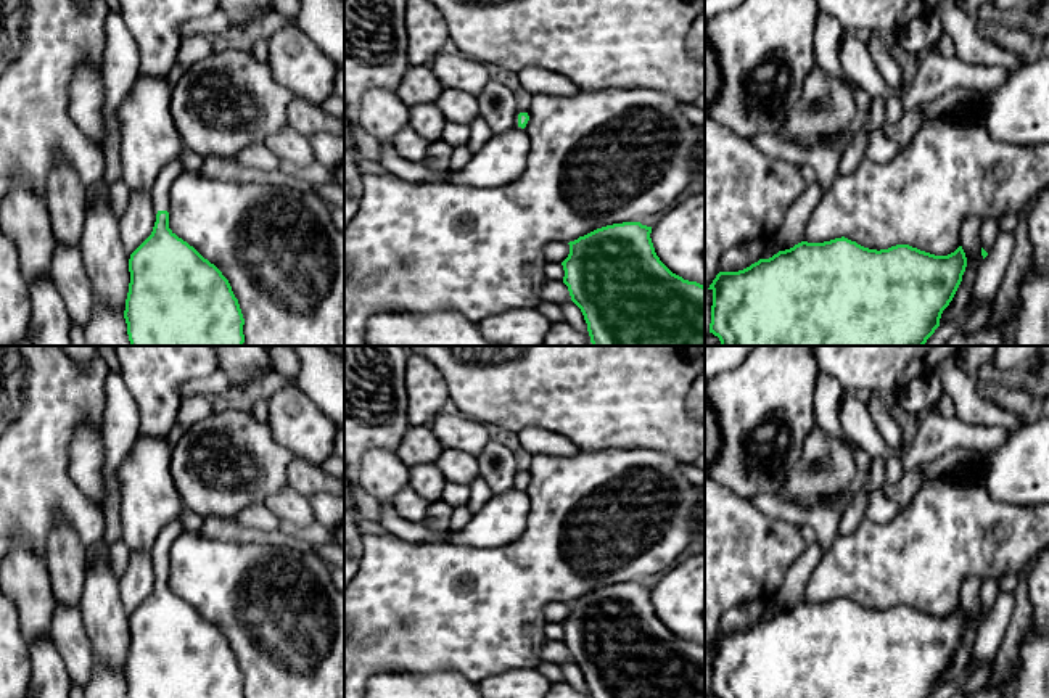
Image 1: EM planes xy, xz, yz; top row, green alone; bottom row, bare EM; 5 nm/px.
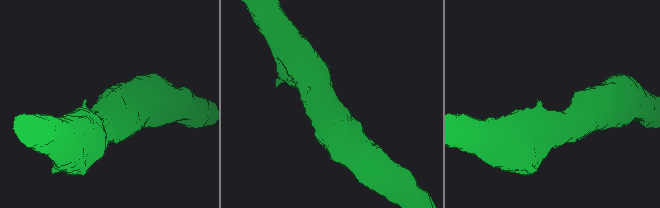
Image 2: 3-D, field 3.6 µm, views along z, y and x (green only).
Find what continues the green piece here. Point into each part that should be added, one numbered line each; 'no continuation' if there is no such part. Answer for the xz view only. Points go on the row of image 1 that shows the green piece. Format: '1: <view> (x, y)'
no continuation

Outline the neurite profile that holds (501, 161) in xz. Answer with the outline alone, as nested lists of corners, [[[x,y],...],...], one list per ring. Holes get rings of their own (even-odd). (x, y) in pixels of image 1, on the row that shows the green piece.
[[[515,127],[505,133],[496,133],[460,169],[452,183],[473,187],[504,187],[516,182],[526,166],[529,138],[524,129]]]

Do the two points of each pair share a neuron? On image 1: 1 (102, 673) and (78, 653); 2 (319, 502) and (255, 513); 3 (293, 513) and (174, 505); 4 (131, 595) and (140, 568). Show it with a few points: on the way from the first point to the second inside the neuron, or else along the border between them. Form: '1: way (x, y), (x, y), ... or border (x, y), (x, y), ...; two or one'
1: way (95, 666), (84, 655); one
2: border (234, 515), (251, 504), (263, 502), (280, 520); two
3: border (168, 470), (185, 507); two
4: way (134, 589), (140, 574); one

